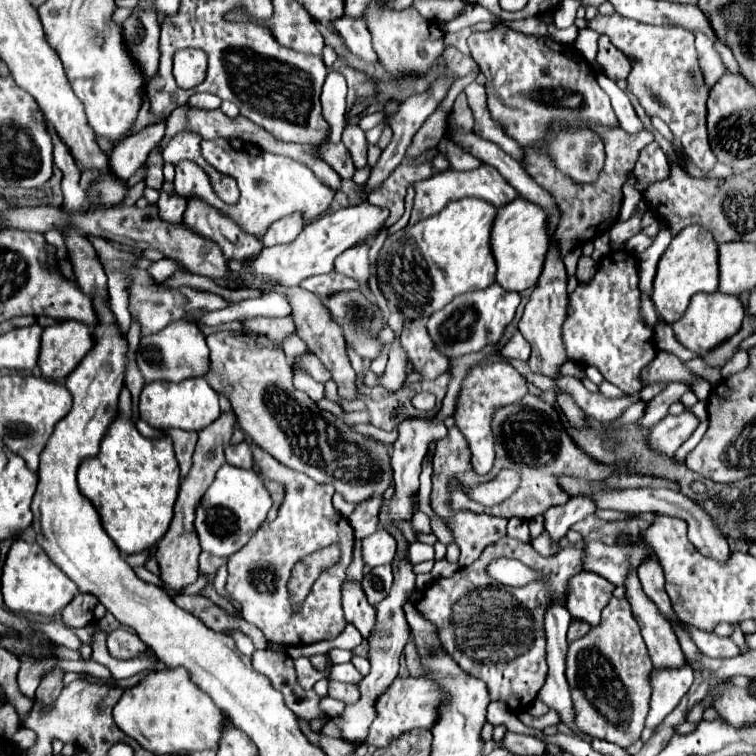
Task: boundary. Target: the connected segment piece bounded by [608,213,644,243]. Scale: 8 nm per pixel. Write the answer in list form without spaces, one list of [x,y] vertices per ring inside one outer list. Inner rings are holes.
[[[636,213],[636,215],[632,215],[628,221],[616,223],[616,227],[614,227],[612,231],[608,231],[608,233],[610,233],[610,239],[612,239],[614,243],[626,243],[630,237],[642,233],[644,229],[642,229],[642,225],[640,225],[640,219],[642,219],[642,213]]]

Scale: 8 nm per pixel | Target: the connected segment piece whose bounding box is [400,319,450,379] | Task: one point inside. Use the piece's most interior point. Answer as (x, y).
(415, 341)

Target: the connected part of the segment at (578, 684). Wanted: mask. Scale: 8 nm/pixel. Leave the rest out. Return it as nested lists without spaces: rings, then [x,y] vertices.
[[[612,597],[610,603],[602,611],[602,621],[598,627],[592,627],[584,637],[572,641],[566,653],[566,679],[572,693],[574,703],[574,723],[580,733],[588,735],[590,739],[606,739],[610,743],[630,747],[640,739],[644,729],[644,719],[648,713],[648,703],[652,695],[650,687],[650,673],[652,661],[648,657],[646,645],[642,641],[638,623],[634,613],[630,611],[630,603],[626,599]]]

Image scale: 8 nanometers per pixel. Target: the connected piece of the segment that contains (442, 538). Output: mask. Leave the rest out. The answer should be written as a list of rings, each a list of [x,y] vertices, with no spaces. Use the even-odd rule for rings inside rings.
[[[436,519],[432,521],[432,531],[434,531],[434,535],[438,537],[440,543],[444,543],[444,545],[452,543],[452,535],[450,535],[450,531],[446,529],[446,525],[444,525],[440,519],[438,519],[438,521],[436,521]]]

